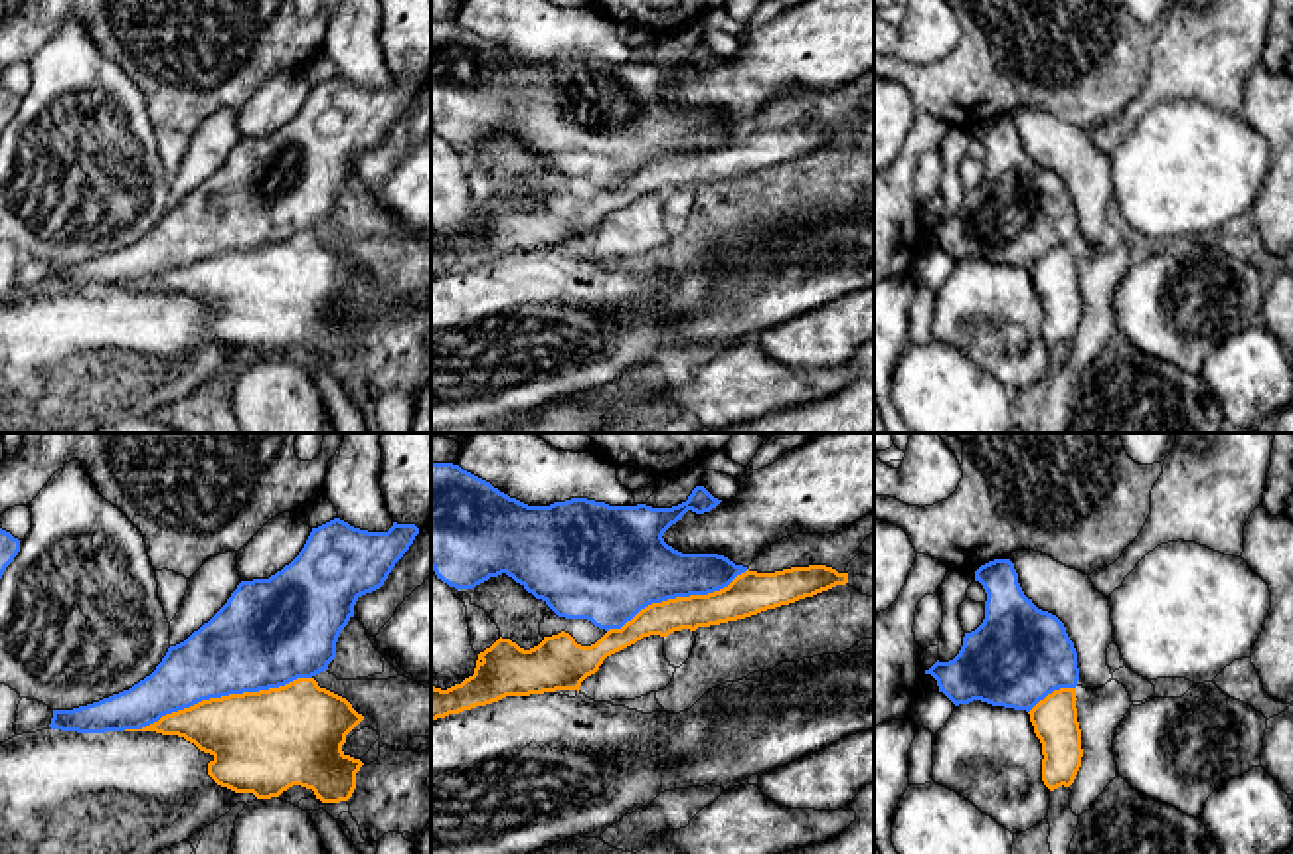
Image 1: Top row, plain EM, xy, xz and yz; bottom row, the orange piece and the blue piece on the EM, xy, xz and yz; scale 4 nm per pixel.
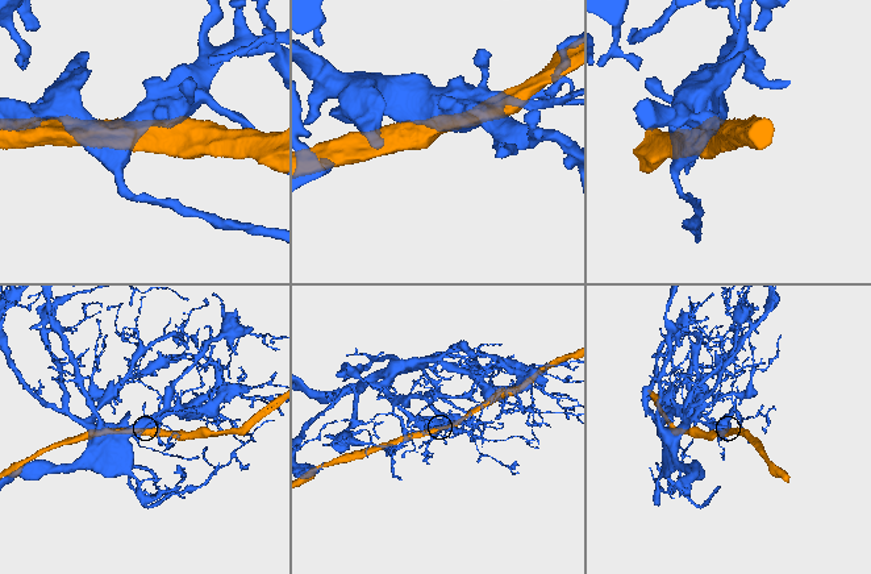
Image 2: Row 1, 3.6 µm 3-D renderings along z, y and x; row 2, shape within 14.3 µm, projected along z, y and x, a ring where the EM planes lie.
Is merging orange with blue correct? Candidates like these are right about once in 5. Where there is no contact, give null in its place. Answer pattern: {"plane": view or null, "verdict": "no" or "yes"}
{"plane": "xy", "verdict": "no"}

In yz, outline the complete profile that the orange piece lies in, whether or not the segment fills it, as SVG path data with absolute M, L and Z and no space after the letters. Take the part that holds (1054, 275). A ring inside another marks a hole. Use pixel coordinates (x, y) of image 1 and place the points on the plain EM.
M1060 245L1028 269L1042 300L1042 338L1050 348L1070 344L1081 324L1083 306L1076 257L1076 245Z

